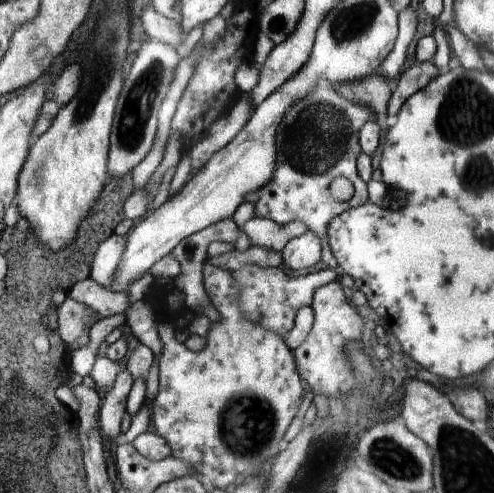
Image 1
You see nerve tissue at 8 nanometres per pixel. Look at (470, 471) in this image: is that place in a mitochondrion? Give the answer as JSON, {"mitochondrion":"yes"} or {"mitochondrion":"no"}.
{"mitochondrion":"yes"}

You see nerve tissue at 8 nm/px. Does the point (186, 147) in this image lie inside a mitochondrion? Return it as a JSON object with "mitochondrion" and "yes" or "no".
{"mitochondrion":"no"}

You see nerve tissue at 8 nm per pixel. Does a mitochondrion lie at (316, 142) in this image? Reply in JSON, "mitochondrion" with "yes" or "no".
{"mitochondrion":"yes"}

